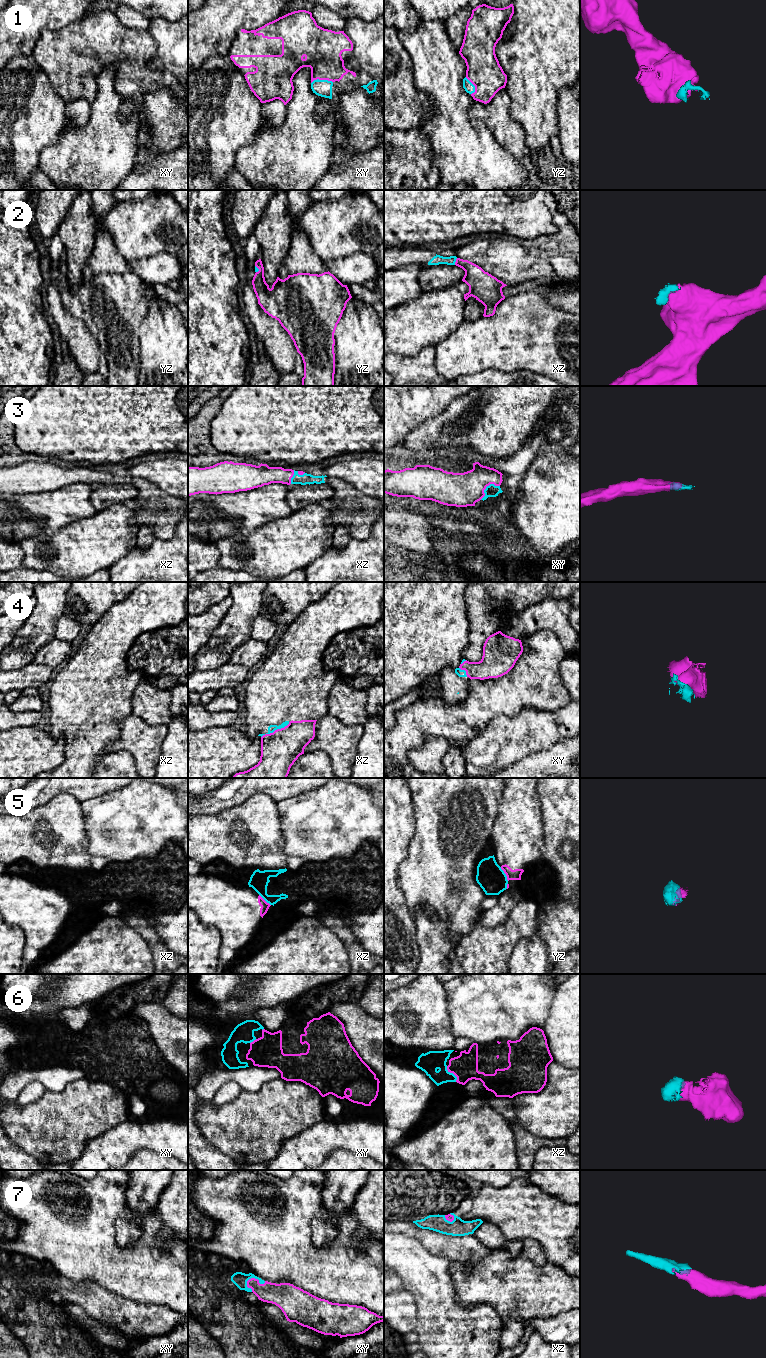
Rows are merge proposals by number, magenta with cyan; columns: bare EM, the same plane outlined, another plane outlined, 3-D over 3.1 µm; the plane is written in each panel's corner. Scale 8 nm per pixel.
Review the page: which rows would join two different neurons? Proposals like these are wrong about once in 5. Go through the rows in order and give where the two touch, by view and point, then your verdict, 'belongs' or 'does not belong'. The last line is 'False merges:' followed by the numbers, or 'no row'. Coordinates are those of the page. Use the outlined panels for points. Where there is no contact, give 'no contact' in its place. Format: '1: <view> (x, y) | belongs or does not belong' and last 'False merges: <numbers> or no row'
1: xy (321, 79) | belongs
2: xz (456, 261) | belongs
3: xy (486, 486) | belongs
4: xz (275, 730) | belongs
5: yz (505, 873) | does not belong
6: xz (452, 1072) | belongs
7: xy (254, 1278) | belongs
False merges: 5

